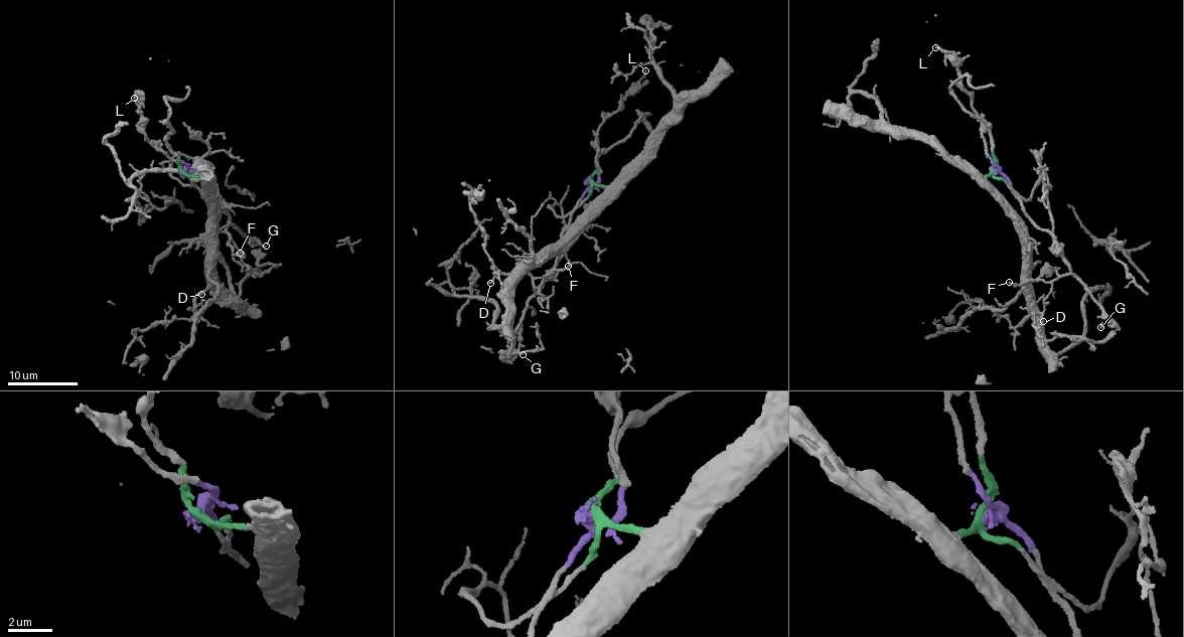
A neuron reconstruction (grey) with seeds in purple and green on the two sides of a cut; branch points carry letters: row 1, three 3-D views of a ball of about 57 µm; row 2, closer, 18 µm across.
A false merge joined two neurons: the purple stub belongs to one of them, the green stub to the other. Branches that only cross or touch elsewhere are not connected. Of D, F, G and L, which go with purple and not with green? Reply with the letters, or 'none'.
F, G, L

